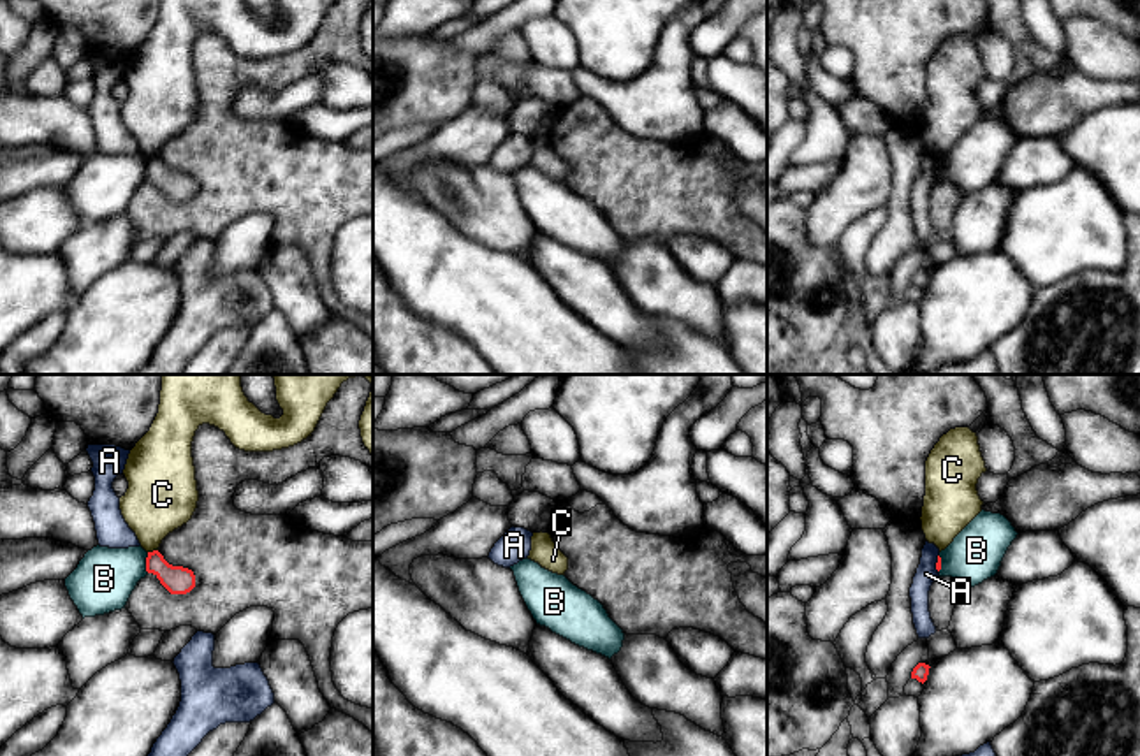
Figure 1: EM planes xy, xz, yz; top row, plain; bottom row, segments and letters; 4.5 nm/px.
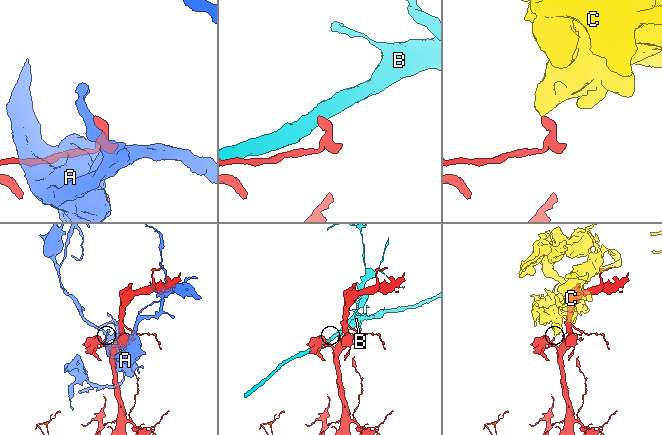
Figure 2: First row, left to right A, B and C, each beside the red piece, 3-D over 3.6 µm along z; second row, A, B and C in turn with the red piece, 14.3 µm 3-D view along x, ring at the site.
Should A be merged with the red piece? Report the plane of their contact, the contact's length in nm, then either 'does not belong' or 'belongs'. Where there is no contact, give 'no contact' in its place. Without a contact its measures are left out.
yz | 80 nm | does not belong

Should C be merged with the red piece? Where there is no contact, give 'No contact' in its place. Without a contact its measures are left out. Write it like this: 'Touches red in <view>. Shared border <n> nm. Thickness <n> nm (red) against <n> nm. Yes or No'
Touches red in xy. Shared border 50 nm. Thickness 130 nm (red) against 320 nm. No

